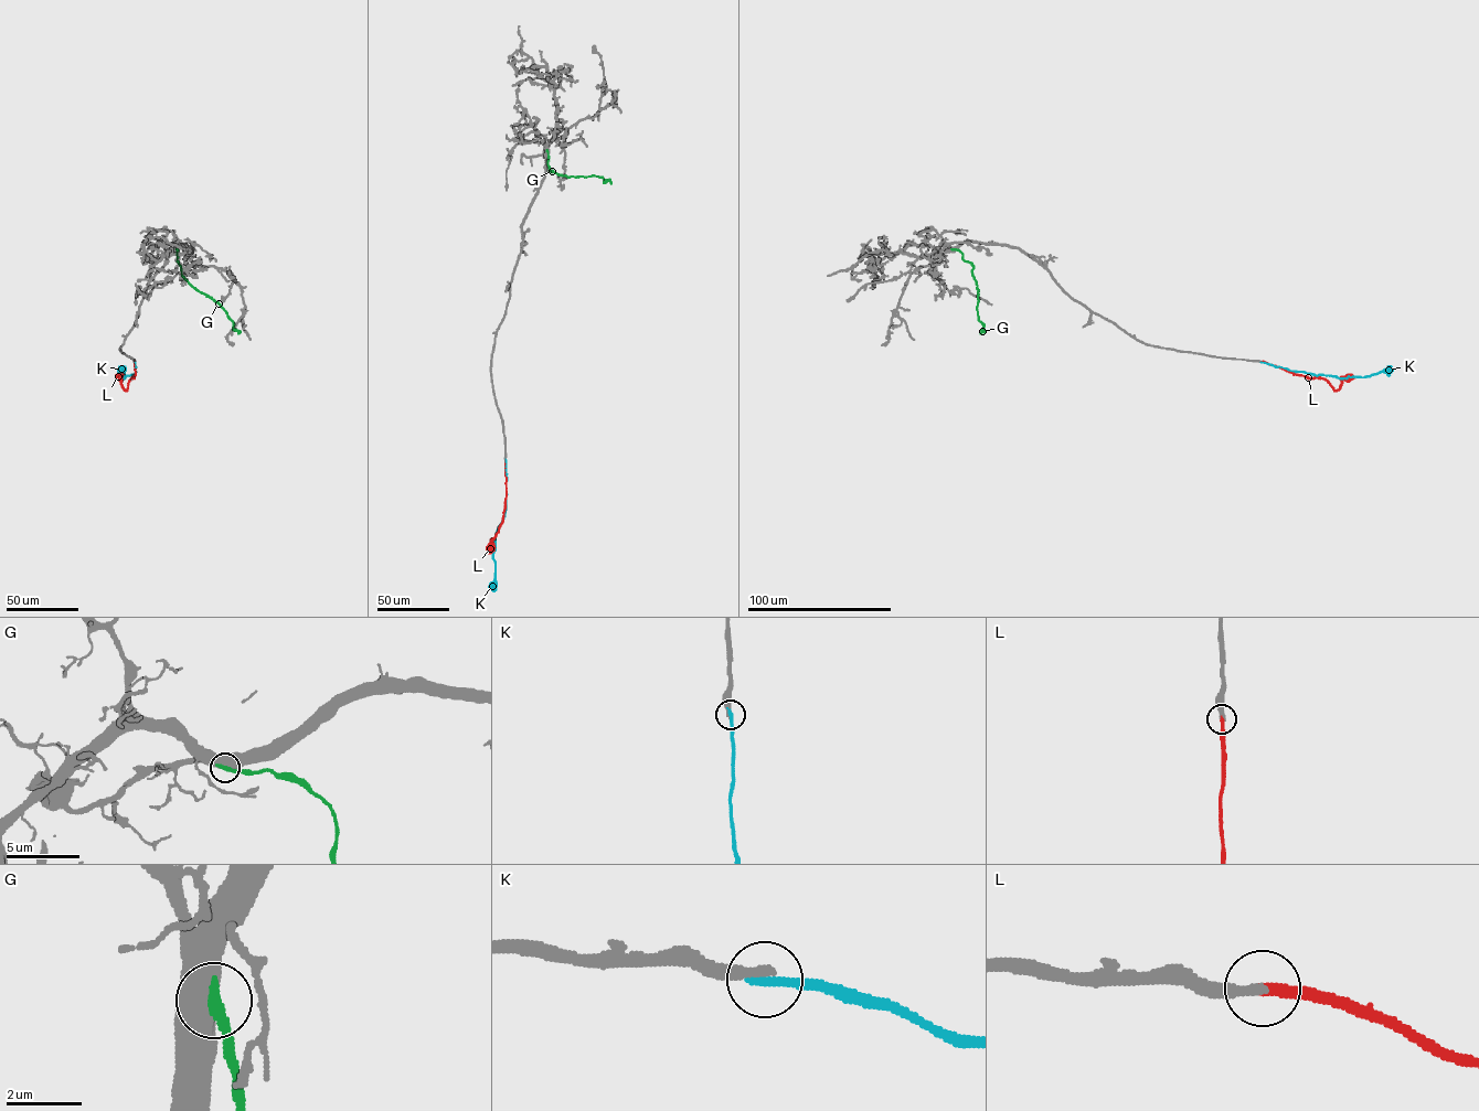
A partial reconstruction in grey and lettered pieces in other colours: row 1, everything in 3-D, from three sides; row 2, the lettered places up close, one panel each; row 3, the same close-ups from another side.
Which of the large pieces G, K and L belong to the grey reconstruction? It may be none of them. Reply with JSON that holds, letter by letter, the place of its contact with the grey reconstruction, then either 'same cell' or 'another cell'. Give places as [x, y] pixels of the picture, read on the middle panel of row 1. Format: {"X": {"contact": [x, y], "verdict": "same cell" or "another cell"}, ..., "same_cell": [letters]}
{"G": {"contact": [546, 150], "verdict": "another cell"}, "K": {"contact": [506, 459], "verdict": "another cell"}, "L": {"contact": [506, 460], "verdict": "same cell"}, "same_cell": ["L"]}

